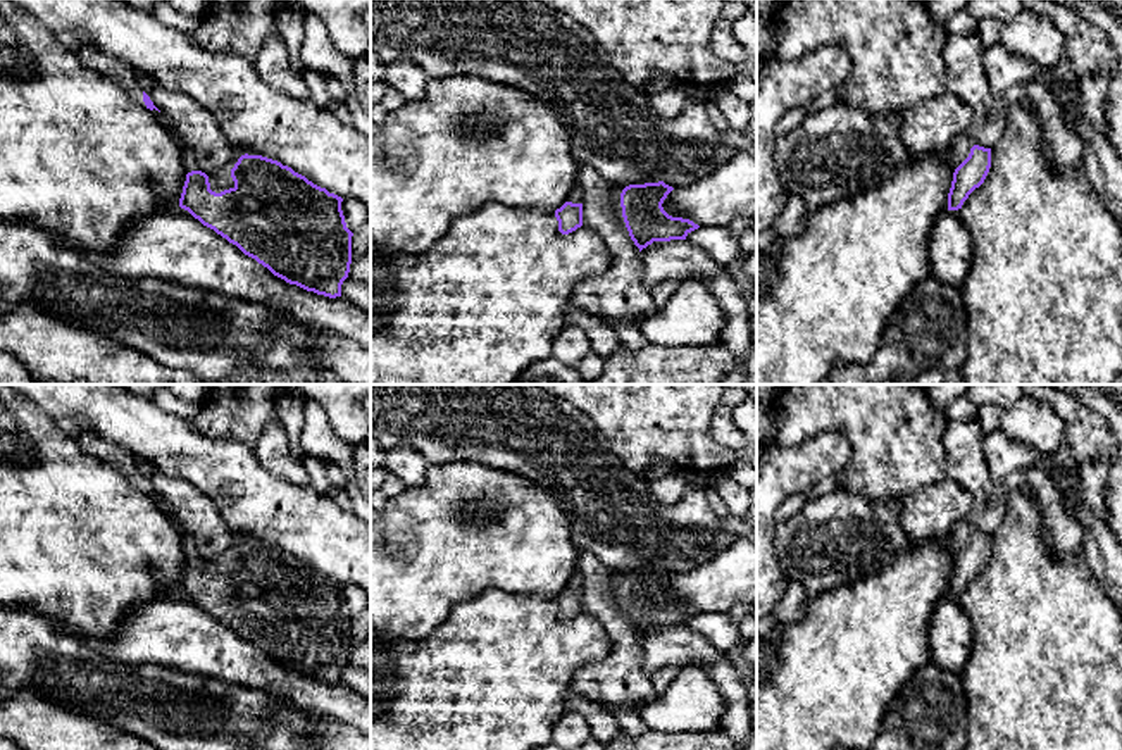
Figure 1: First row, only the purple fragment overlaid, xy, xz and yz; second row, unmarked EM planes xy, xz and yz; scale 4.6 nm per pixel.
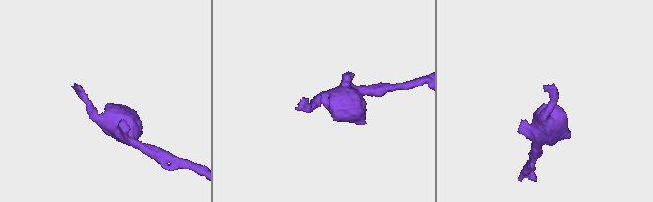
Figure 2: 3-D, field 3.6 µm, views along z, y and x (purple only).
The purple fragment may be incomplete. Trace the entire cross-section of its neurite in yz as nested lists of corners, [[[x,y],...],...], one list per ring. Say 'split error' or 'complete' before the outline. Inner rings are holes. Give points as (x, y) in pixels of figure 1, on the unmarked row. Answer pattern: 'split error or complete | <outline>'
split error | [[[960,522],[948,538],[948,548],[955,555],[948,579],[948,597],[958,597],[969,581],[984,569],[991,553],[991,534]]]

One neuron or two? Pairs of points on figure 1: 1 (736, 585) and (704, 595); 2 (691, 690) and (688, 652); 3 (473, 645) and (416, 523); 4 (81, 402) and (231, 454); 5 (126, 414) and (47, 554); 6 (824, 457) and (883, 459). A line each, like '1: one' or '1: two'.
1: one
2: two
3: two
4: one
5: two
6: two

